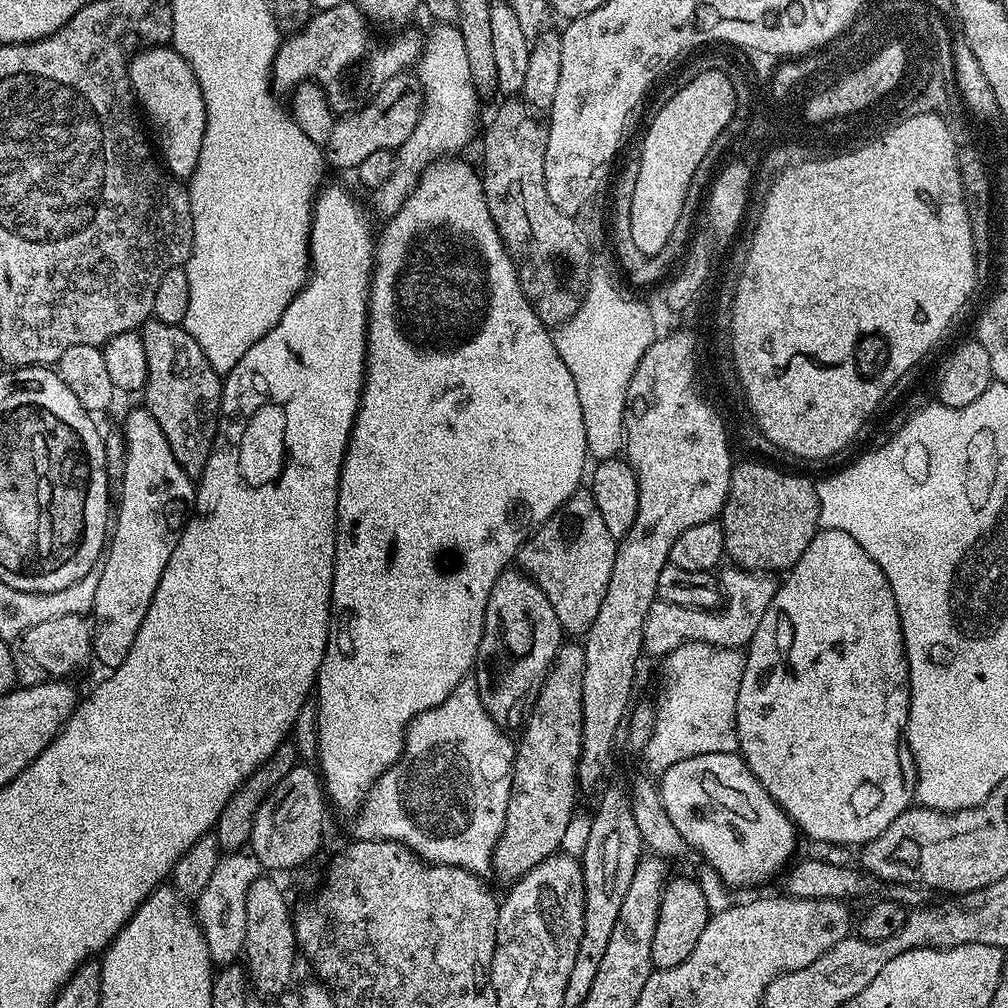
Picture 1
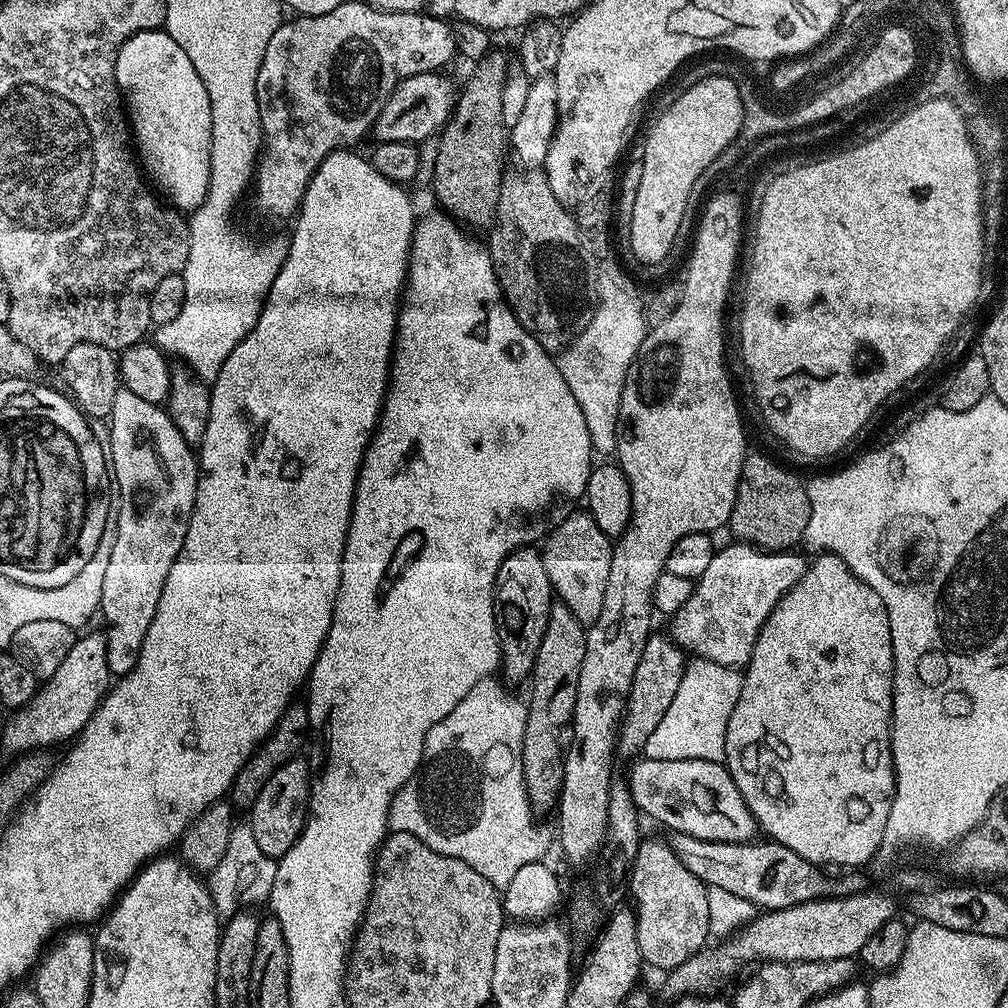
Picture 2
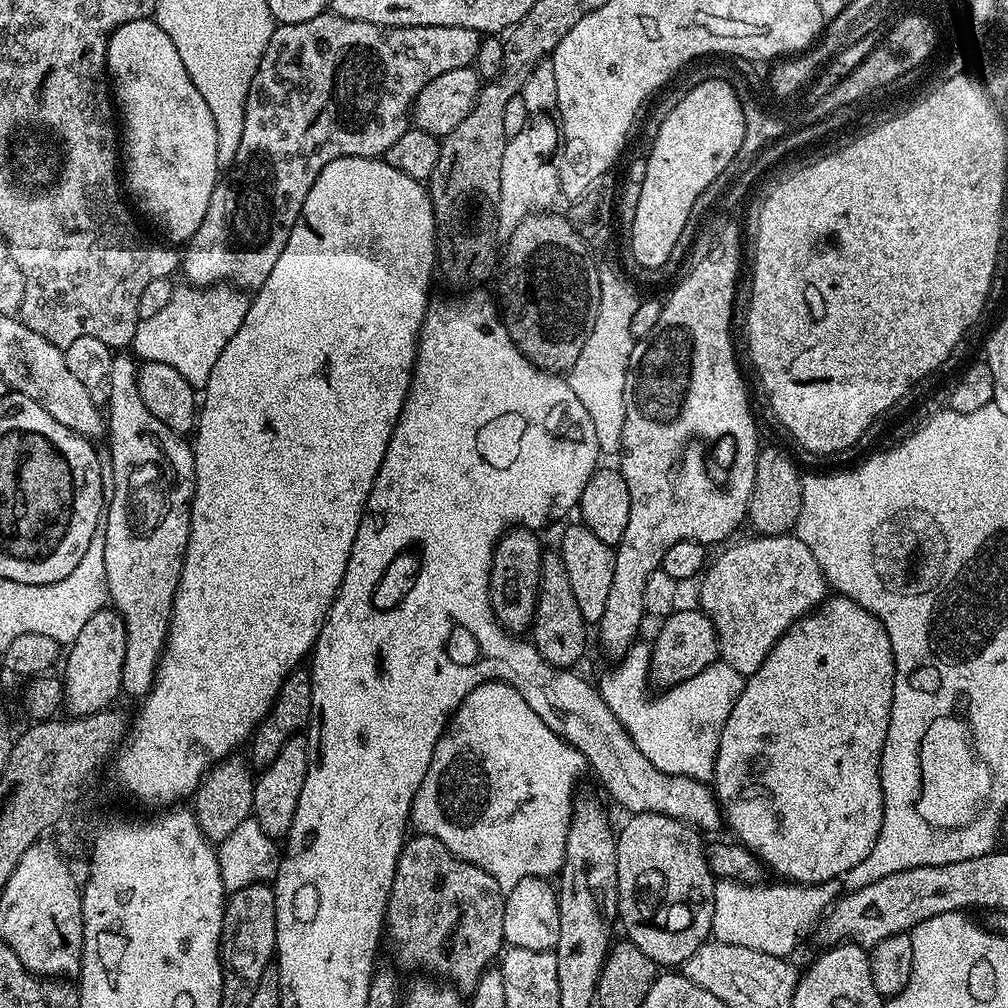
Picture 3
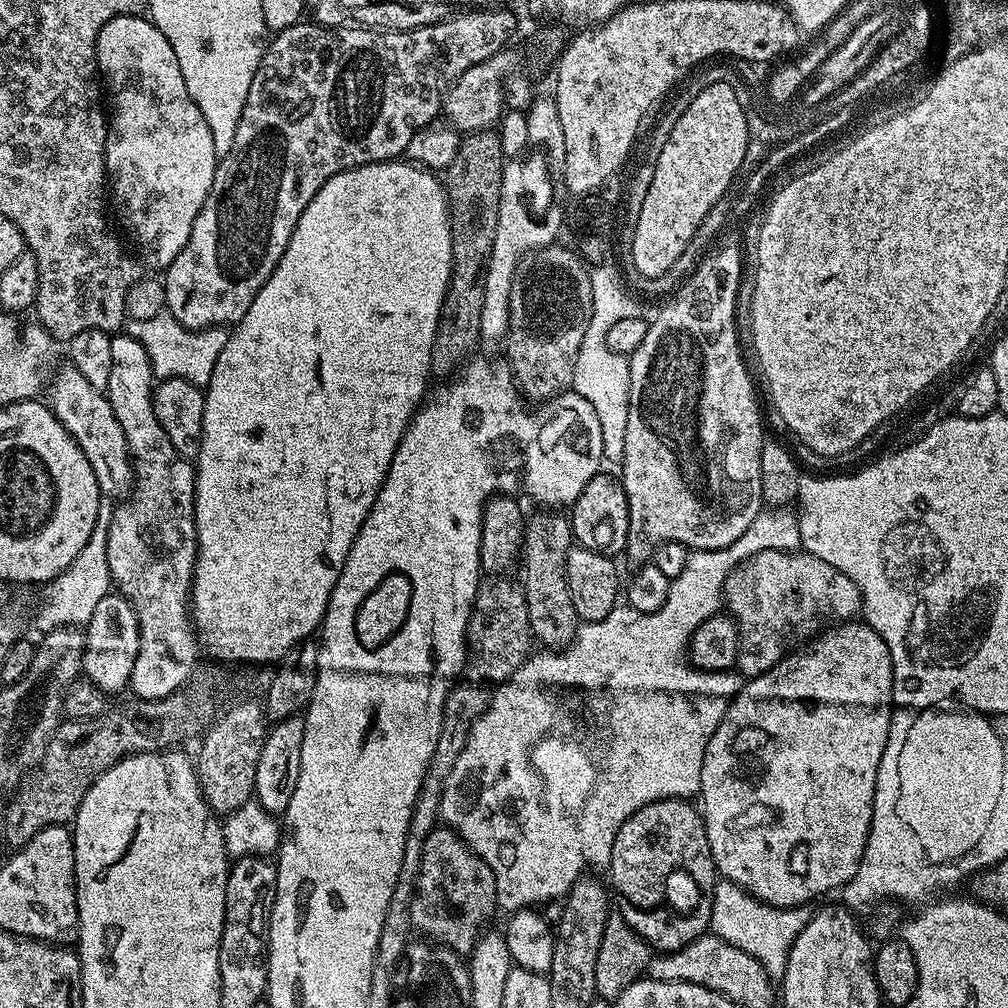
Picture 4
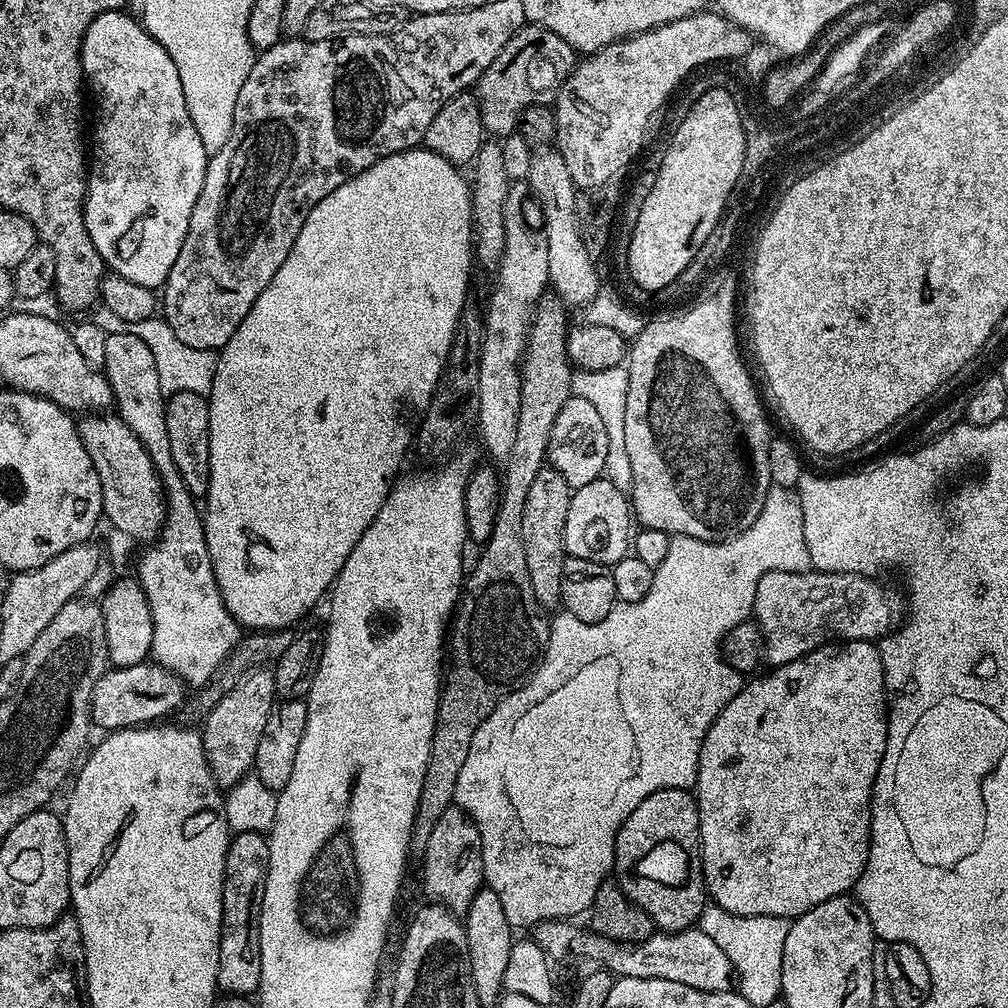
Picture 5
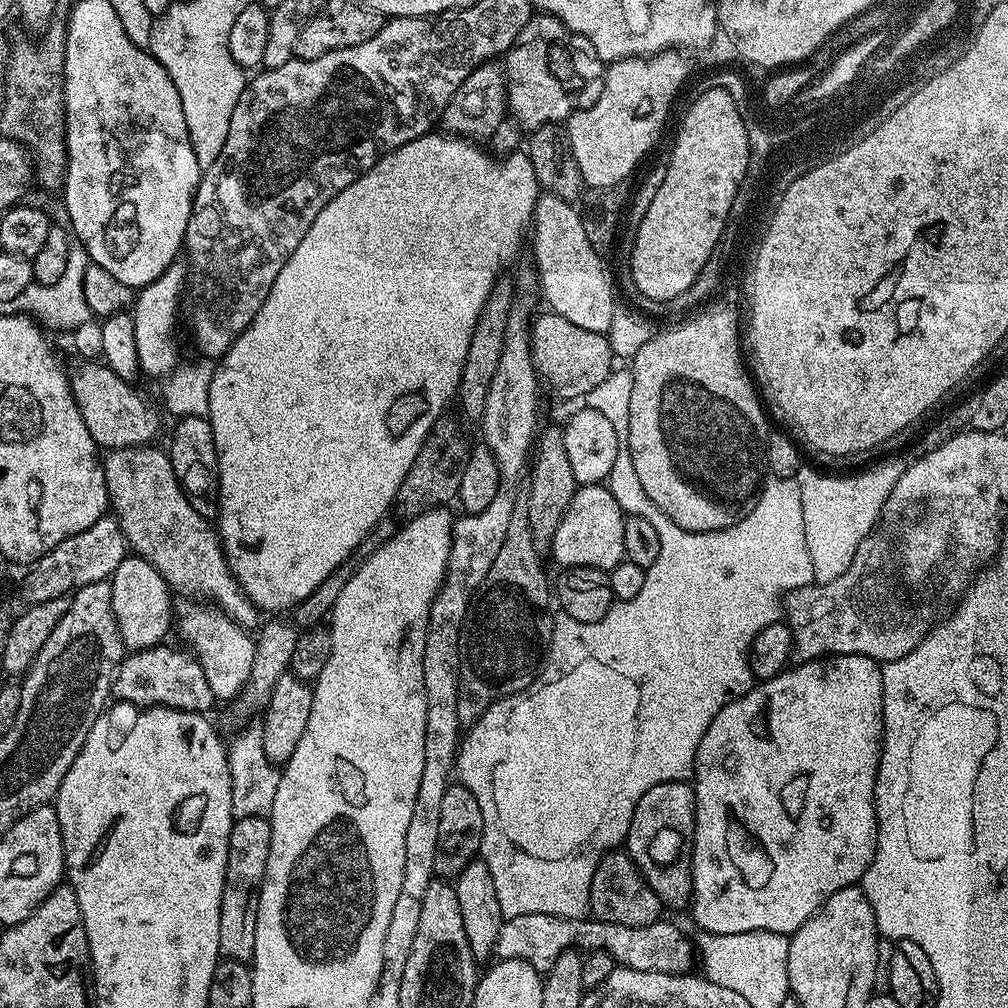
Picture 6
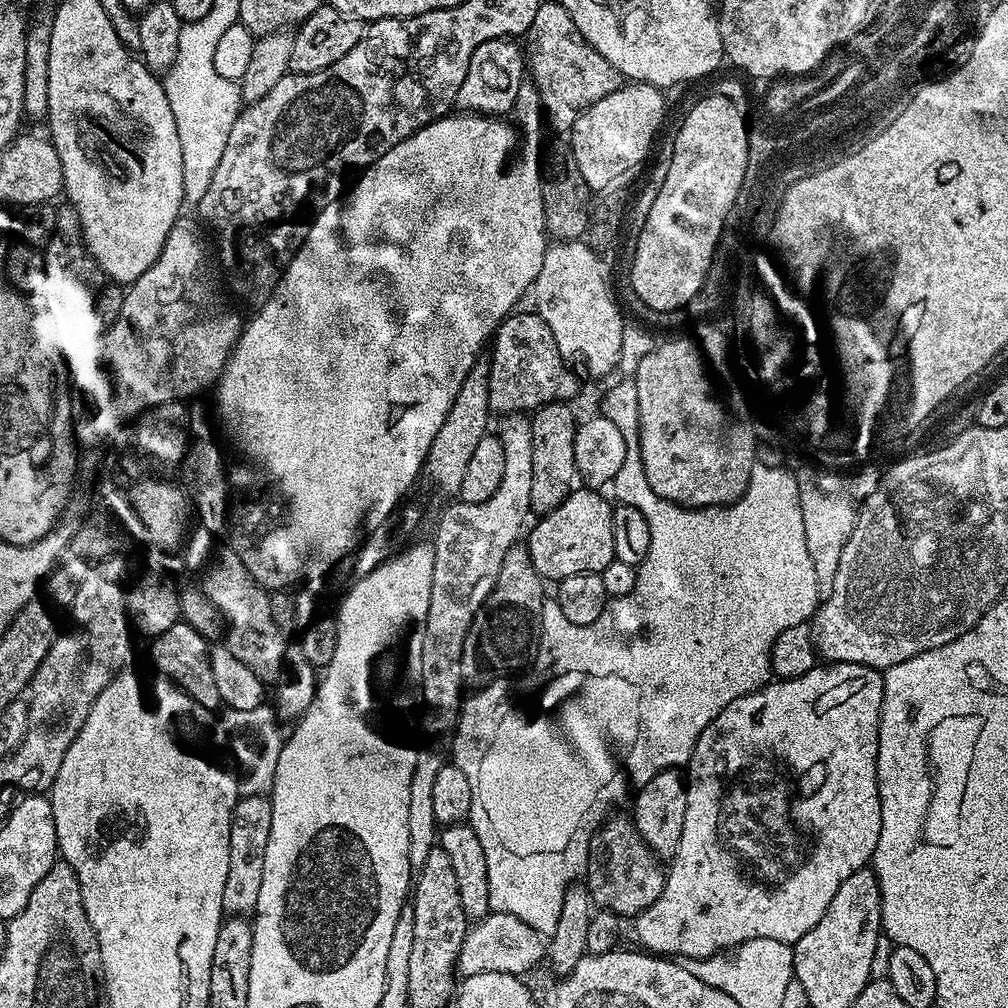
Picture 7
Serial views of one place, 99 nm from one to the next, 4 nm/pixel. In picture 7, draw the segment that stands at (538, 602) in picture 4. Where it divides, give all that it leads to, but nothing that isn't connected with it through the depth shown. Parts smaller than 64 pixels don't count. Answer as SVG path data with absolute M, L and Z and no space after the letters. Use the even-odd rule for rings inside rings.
M564 402L544 404L531 413L534 446L534 479L530 489L530 509L543 514L557 508L577 487L580 475L574 462L574 438L578 419Z

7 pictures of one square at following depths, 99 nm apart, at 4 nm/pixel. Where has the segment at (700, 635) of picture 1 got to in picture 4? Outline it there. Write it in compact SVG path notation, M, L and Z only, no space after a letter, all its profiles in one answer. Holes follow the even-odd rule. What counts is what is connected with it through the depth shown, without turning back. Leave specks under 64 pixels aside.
M767 548L748 557L744 563L737 564L724 581L723 603L738 626L740 649L736 668L744 678L769 672L789 652L821 635L829 625L855 621L862 612L858 586L854 586L842 570L834 570L830 562L822 562L822 558L814 558L814 554L809 552L782 548Z

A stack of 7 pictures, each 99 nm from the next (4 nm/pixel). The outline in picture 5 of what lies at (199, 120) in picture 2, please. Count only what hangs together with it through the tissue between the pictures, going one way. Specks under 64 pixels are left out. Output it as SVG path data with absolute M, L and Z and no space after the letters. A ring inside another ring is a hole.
M127 11L103 12L90 22L90 30L86 30L86 38L82 42L80 61L84 67L84 79L87 87L96 95L96 133L90 136L90 167L88 169L88 195L84 197L84 221L90 234L90 240L98 250L105 265L115 275L130 278L130 282L138 282L149 286L163 286L170 274L170 266L178 259L178 250L182 250L182 242L186 242L186 230L190 226L190 214L194 210L194 202L198 202L198 194L202 190L202 182L206 178L210 154L206 146L202 146L202 138L198 138L198 130L194 130L194 122L190 122L190 110L186 110L186 94L182 94L182 78L178 78L178 70L170 59L170 54L162 50L162 46L144 29L143 23Z

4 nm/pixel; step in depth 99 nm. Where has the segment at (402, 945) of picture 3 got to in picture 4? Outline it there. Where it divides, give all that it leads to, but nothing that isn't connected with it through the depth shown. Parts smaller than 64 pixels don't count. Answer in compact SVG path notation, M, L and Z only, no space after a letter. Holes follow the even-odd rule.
M437 826L426 838L422 846L422 862L416 883L416 893L412 899L410 918L412 926L421 937L461 954L471 953L478 942L480 933L489 927L488 919L498 912L496 903L496 883L490 866L461 838L453 828Z

